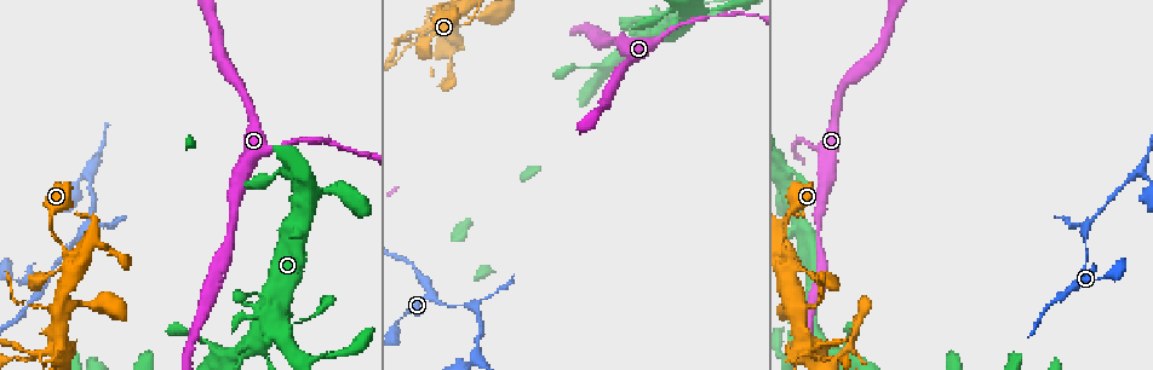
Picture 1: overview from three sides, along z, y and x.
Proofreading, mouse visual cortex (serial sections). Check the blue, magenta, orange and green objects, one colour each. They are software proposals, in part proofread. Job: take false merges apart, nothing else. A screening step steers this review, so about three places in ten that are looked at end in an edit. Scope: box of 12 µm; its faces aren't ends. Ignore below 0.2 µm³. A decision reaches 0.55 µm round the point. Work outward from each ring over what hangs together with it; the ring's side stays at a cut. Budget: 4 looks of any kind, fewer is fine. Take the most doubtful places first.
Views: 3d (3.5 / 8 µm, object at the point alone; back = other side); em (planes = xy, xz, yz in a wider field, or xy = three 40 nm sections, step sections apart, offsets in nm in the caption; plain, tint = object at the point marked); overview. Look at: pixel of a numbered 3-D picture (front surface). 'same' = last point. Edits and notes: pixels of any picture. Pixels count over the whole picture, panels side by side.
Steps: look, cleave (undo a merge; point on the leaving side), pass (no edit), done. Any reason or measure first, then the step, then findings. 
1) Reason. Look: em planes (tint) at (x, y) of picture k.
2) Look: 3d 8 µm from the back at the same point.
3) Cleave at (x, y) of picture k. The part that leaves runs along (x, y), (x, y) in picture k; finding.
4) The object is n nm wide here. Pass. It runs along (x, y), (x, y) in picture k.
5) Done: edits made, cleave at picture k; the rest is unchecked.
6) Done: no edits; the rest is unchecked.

Arms part here. Look: 3d 3.5 µm from the back at (268, 322) of picture 1.

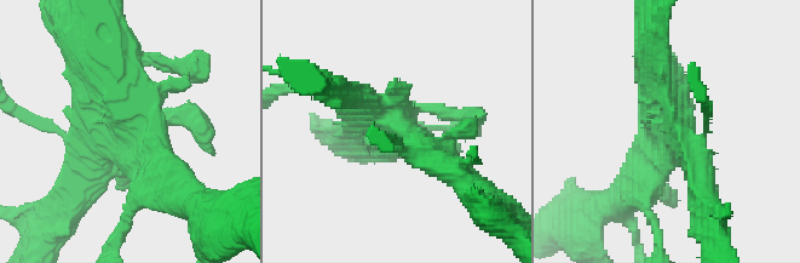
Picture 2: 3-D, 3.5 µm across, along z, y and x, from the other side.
Look: em xy step 3 (tint) at (389, 123) of picture 2.

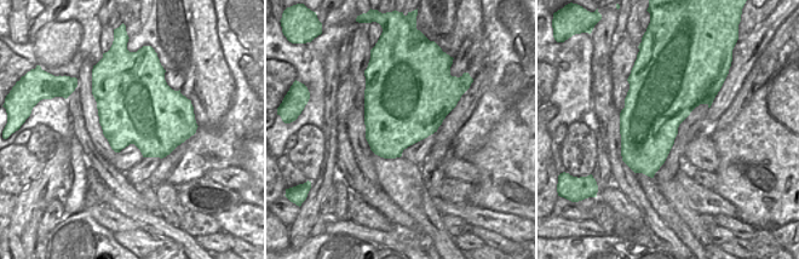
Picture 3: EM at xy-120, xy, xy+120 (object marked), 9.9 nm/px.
Pass. It runs along (102, 53), (120, 129), (172, 184) in picture 2; one cell here.

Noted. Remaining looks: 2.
Look: 3d 3.5 µm at (789, 259) of picture 1.

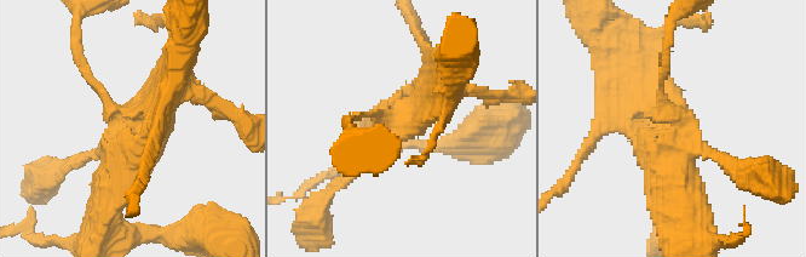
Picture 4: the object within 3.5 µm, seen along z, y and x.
Look: em xy step 5 (tint) at (394, 127) of picture 4.

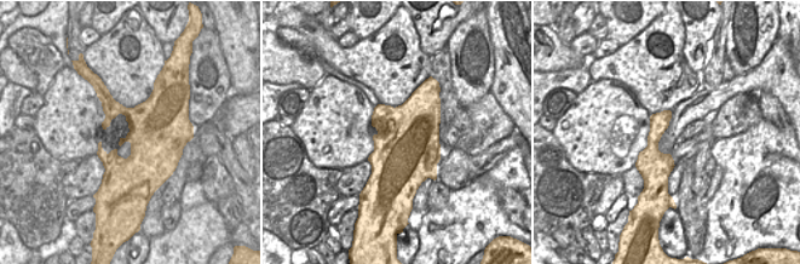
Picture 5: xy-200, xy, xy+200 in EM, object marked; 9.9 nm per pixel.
Pass. All the same cell.

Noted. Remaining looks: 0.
Done: no edits; the rest is unchecked.

